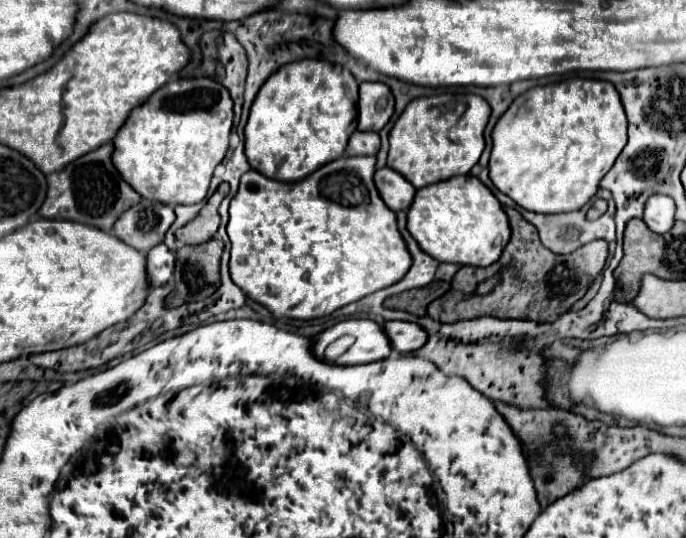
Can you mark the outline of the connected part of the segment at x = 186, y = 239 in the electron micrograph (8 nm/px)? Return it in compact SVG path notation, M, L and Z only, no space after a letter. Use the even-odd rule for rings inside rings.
M221 183L219 189L213 193L213 197L205 203L205 207L197 213L195 219L191 219L187 225L183 225L177 231L177 239L185 245L199 245L209 241L217 229L219 229L219 205L223 197L229 193L229 183Z

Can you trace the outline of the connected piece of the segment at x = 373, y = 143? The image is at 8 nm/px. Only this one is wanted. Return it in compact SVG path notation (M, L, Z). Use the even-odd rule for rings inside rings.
M355 131L347 143L345 155L359 157L359 155L375 155L379 151L379 133L375 131Z

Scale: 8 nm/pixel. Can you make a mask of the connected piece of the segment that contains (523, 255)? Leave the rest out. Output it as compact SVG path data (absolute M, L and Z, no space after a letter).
M505 207L505 213L509 217L511 239L503 249L501 259L495 263L495 267L501 267L503 271L503 281L495 285L491 293L475 295L473 277L457 277L451 291L429 305L427 313L431 319L441 323L455 323L489 315L499 319L531 319L537 323L553 323L585 295L597 273L603 269L607 259L607 245L603 245L603 241L591 241L569 255L557 255L541 245L535 227L523 221L515 209Z

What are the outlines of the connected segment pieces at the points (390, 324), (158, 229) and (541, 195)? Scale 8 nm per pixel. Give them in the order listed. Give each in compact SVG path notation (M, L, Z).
M385 321L383 331L387 333L393 349L401 351L401 353L411 353L411 349L419 349L419 345L423 345L423 341L427 341L425 329L421 329L417 323Z
M143 199L139 205L127 209L127 213L119 217L119 221L115 221L111 233L123 243L135 247L139 253L147 255L151 247L163 243L165 233L173 221L173 207Z
M567 79L521 93L493 127L489 179L519 207L533 213L567 213L581 209L599 189L599 181L613 167L627 143L627 119L615 87L597 79Z

